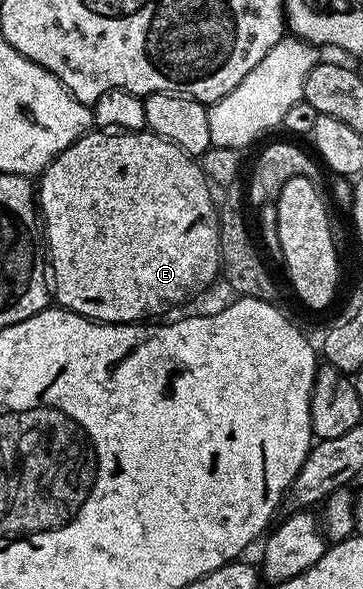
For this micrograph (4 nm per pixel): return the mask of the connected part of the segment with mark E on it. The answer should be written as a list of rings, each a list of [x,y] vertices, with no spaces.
[[[92,130],[82,136],[69,150],[65,150],[41,173],[37,180],[37,208],[41,213],[41,224],[45,229],[45,252],[49,257],[49,280],[53,285],[53,300],[58,307],[81,314],[100,324],[133,324],[147,322],[160,312],[185,303],[192,296],[220,275],[219,262],[219,217],[217,204],[211,201],[212,185],[200,165],[175,144],[163,140],[150,130],[142,132],[120,132]]]

